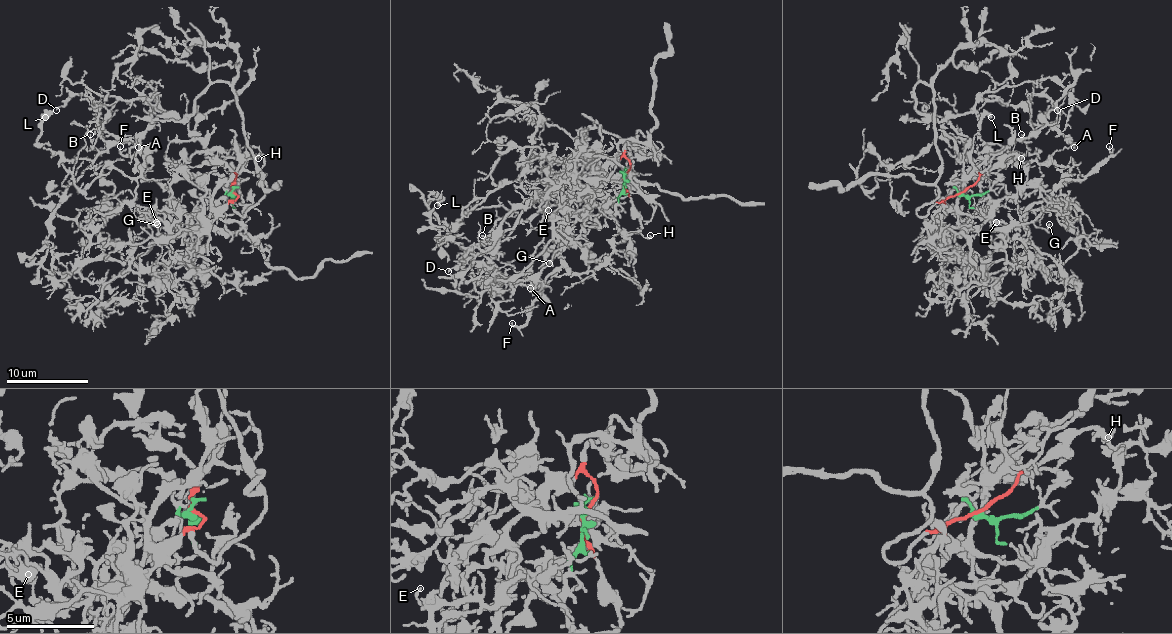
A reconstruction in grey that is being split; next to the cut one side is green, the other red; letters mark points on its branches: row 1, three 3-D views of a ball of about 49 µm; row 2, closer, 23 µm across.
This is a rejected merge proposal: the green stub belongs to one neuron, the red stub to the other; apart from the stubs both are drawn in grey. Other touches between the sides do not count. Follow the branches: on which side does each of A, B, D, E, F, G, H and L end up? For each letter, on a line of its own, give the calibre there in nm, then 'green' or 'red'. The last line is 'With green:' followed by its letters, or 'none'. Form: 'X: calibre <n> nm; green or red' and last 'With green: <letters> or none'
A: calibre 190 nm; red
B: calibre 130 nm; red
D: calibre 130 nm; red
E: calibre 120 nm; green
F: calibre 120 nm; green
G: calibre 130 nm; red
H: calibre 130 nm; red
L: calibre 200 nm; red
With green: E, F

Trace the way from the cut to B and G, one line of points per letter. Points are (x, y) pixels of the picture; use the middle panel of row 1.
B: (625, 175), (637, 130), (658, 151), (588, 130), (561, 179), (500, 218), (490, 249), (481, 235)
G: (625, 175), (629, 163), (623, 157), (606, 171), (588, 210), (586, 226), (553, 255), (549, 263)

